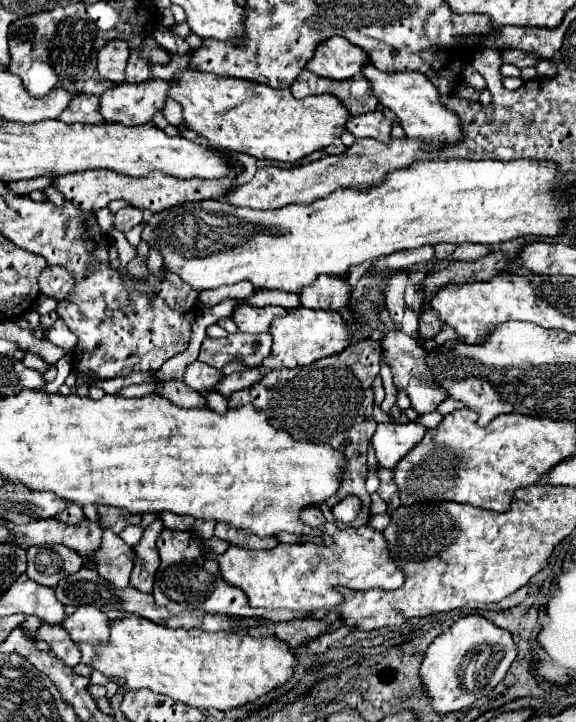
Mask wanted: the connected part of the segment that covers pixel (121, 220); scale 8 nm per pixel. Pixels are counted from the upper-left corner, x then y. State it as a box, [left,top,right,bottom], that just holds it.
[116,206,144,232]

